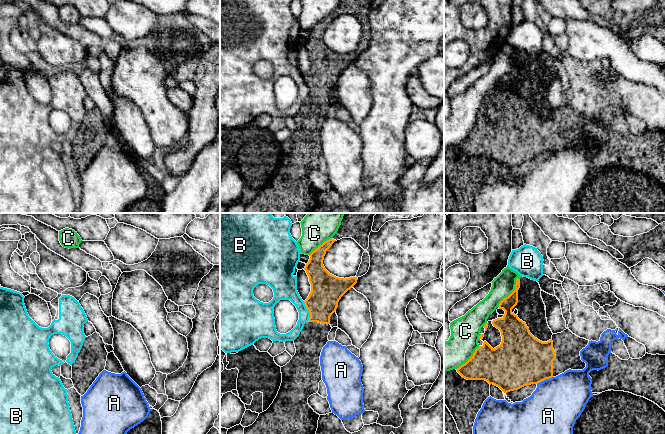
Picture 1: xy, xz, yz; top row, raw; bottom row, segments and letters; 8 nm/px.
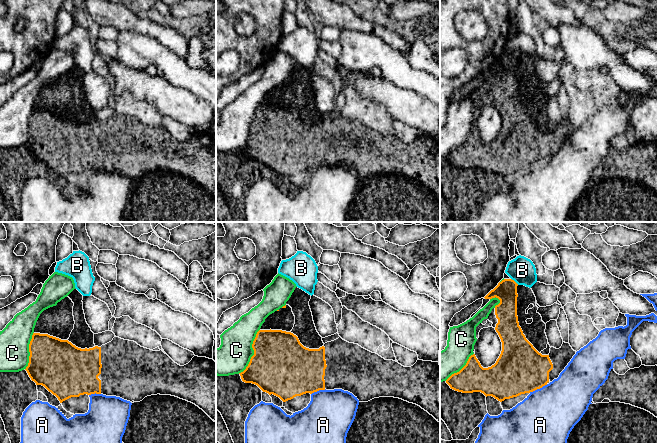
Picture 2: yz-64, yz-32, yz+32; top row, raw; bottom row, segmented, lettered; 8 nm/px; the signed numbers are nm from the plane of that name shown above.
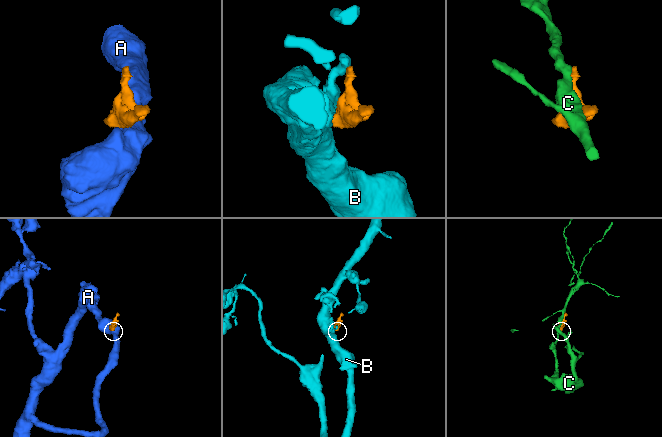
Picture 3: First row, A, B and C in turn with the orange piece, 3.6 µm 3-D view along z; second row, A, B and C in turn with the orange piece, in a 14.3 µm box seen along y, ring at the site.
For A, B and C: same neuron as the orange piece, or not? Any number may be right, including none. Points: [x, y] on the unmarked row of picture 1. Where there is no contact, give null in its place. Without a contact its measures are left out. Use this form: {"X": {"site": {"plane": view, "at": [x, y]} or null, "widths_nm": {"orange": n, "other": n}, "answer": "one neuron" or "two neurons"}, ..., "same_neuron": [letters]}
{"A": {"site": {"plane": "yz", "at": [544, 155]}, "widths_nm": {"orange": 420, "other": 420}, "answer": "two neurons"}, "B": {"site": {"plane": "xz", "at": [308, 86]}, "widths_nm": {"orange": 260, "other": 180}, "answer": "two neurons"}, "C": {"site": {"plane": "yz", "at": [512, 68]}, "widths_nm": {"orange": 160, "other": 180}, "answer": "two neurons"}, "same_neuron": []}

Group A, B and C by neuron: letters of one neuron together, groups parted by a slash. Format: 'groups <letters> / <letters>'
groups A / B / C

